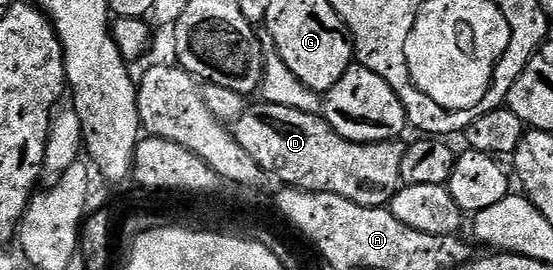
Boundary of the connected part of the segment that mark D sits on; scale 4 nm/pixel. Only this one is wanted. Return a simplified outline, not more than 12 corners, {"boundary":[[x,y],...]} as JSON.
{"boundary":[[247,106],[240,149],[287,188],[385,208],[398,141],[357,143],[321,114]]}

